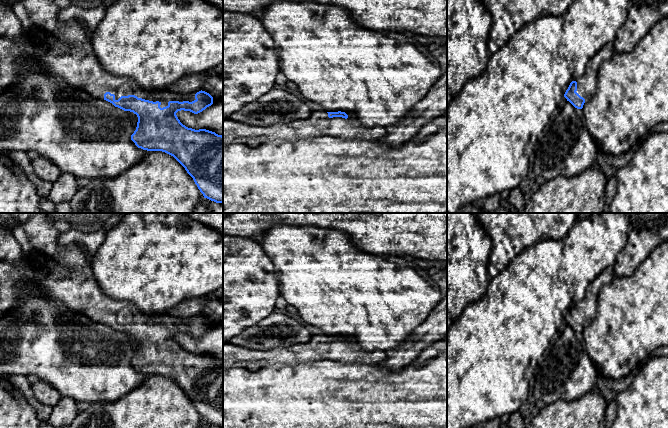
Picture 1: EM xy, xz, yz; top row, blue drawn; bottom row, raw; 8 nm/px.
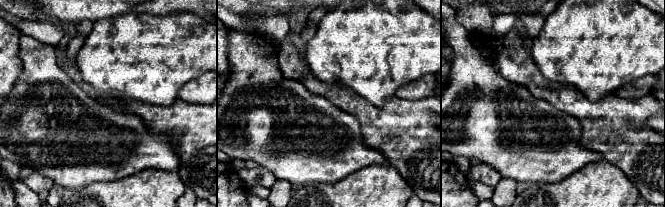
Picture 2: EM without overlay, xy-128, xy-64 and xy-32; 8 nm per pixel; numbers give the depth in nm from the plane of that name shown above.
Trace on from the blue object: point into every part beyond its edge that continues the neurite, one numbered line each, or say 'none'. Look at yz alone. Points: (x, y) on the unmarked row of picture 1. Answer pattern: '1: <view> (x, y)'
1: yz (587, 309)

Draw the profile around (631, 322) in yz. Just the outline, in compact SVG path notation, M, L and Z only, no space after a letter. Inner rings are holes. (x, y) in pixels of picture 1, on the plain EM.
M668 240L629 277L613 278L598 294L597 314L582 332L587 354L598 373L619 380L657 348L668 346Z

